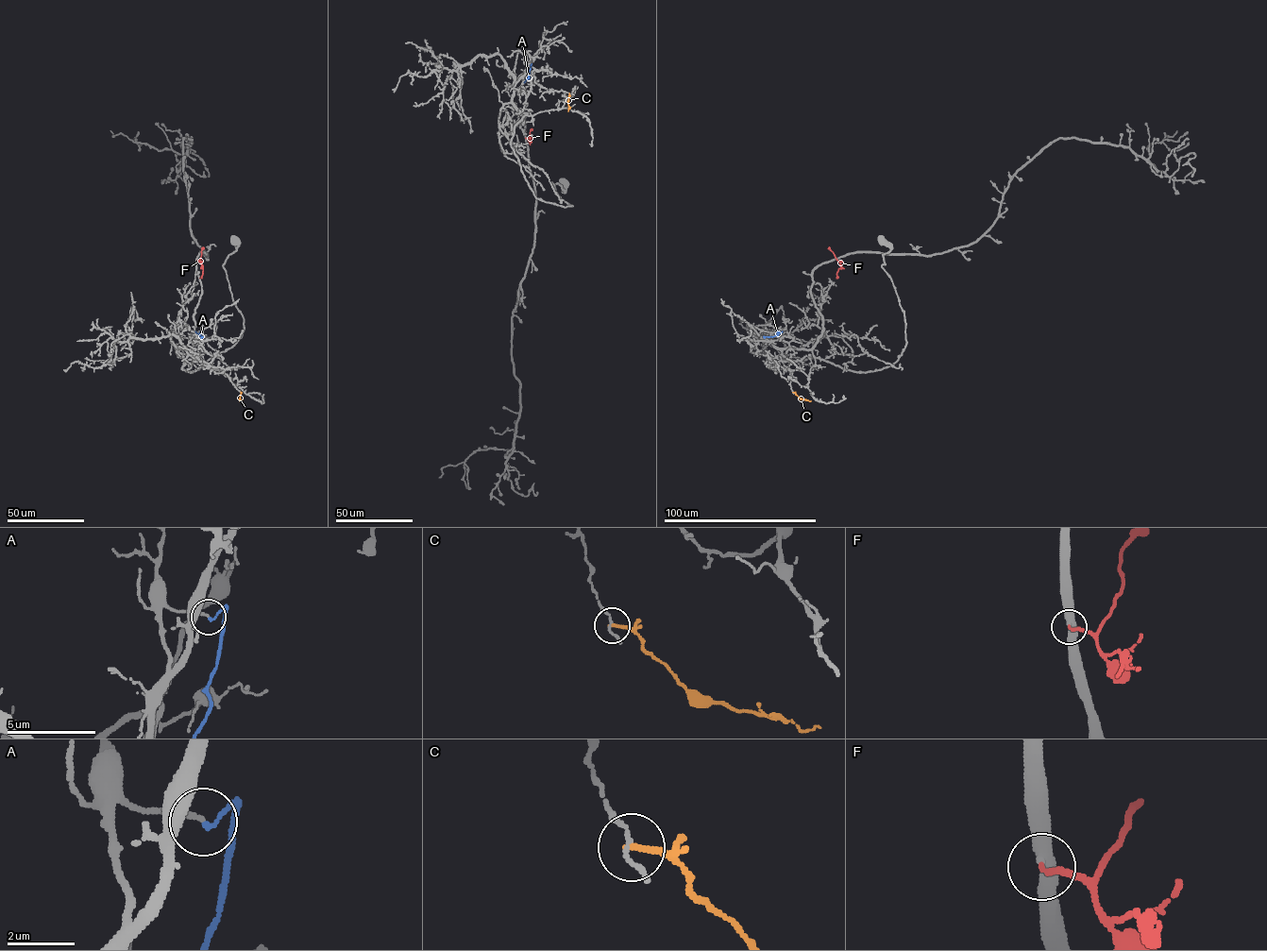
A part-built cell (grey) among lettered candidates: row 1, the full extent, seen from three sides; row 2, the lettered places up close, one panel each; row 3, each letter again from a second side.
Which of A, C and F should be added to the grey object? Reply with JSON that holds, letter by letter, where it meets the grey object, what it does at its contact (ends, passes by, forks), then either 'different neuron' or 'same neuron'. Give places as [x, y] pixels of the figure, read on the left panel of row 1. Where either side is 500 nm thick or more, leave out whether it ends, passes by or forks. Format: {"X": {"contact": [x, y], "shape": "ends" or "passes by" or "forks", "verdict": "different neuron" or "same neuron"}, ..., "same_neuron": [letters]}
{"A": {"contact": [201, 338], "shape": "ends", "verdict": "different neuron"}, "C": {"contact": [241, 392], "shape": "ends", "verdict": "different neuron"}, "F": {"contact": [196, 260], "shape": "ends", "verdict": "same neuron"}, "same_neuron": ["F"]}

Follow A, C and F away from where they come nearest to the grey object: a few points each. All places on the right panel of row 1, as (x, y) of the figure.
A: (765, 337), (782, 331)
C: (793, 392), (811, 400)
F: (837, 260), (841, 266), (837, 279)

